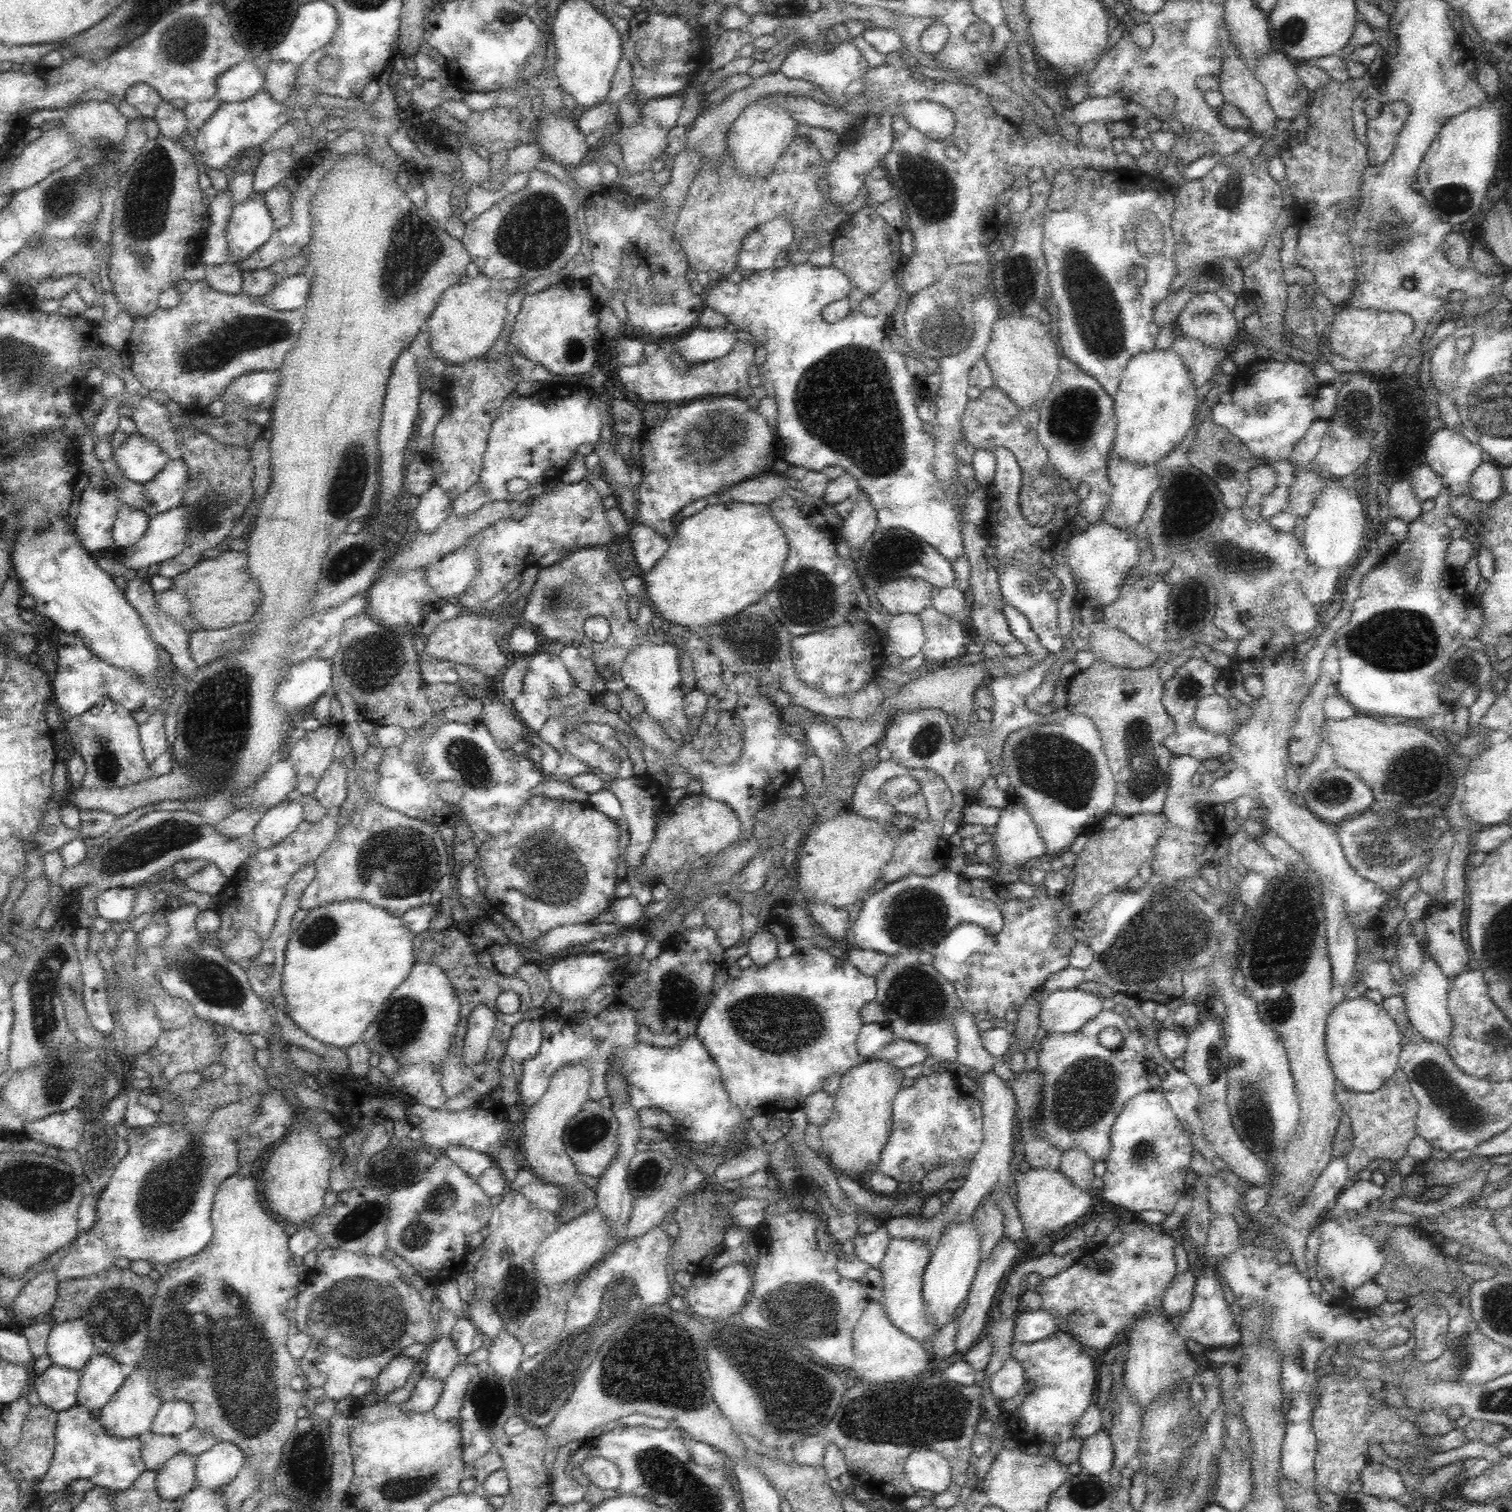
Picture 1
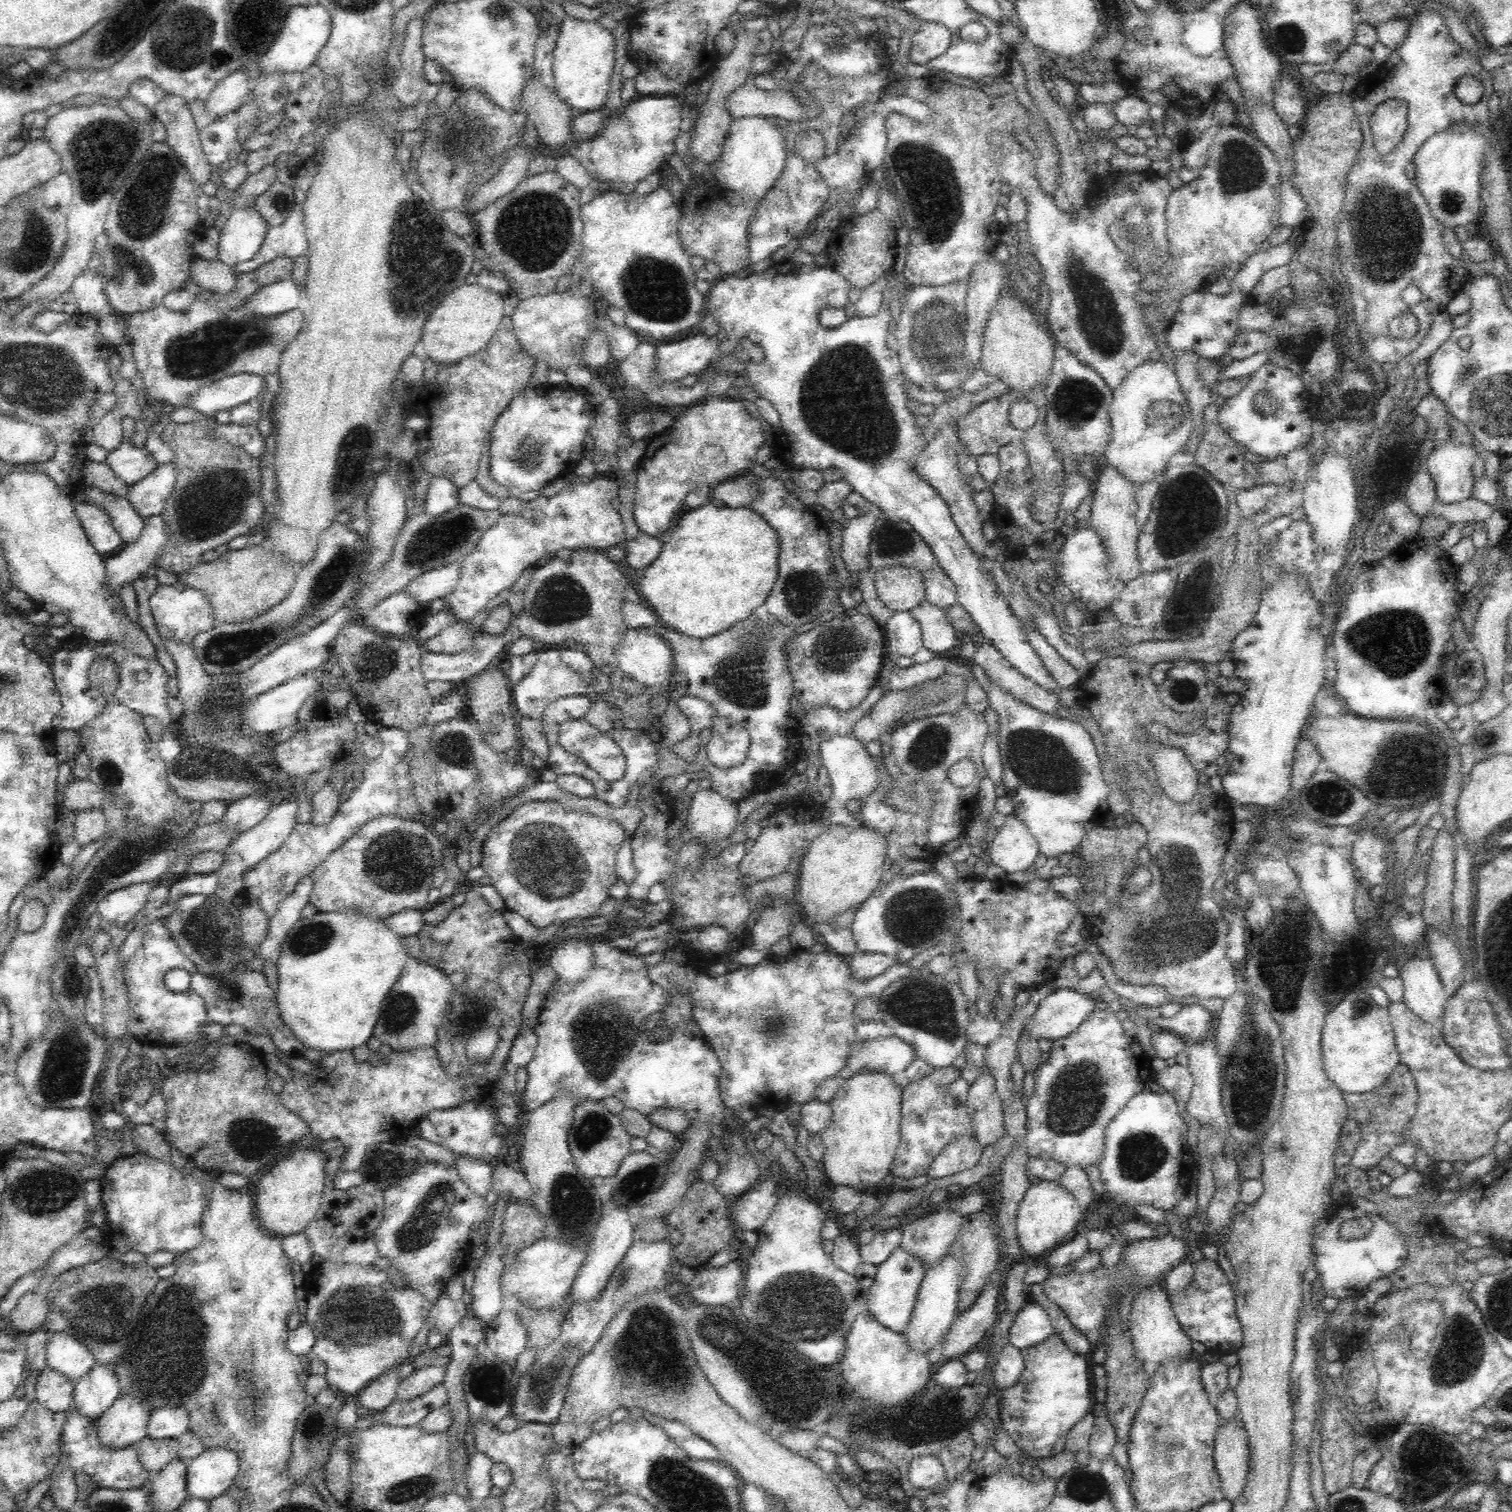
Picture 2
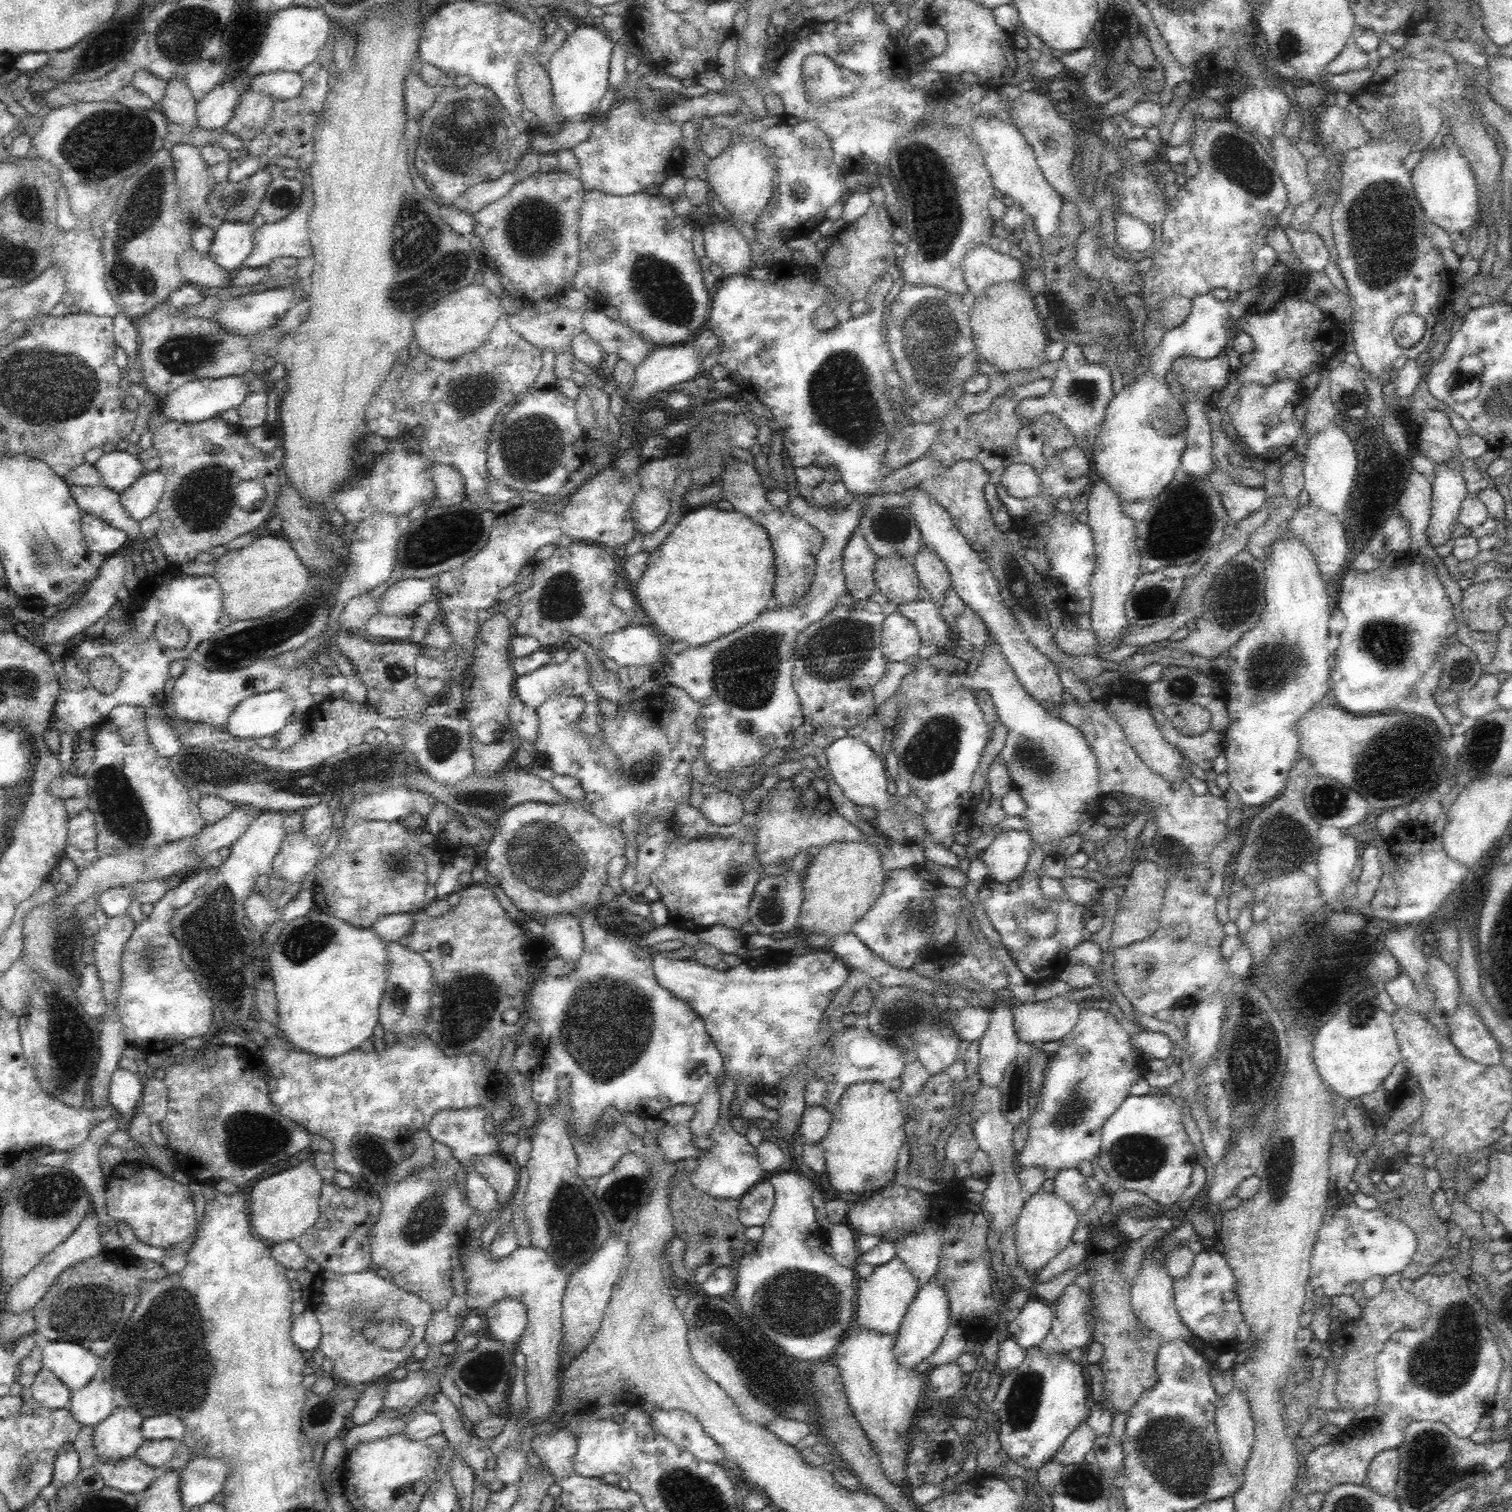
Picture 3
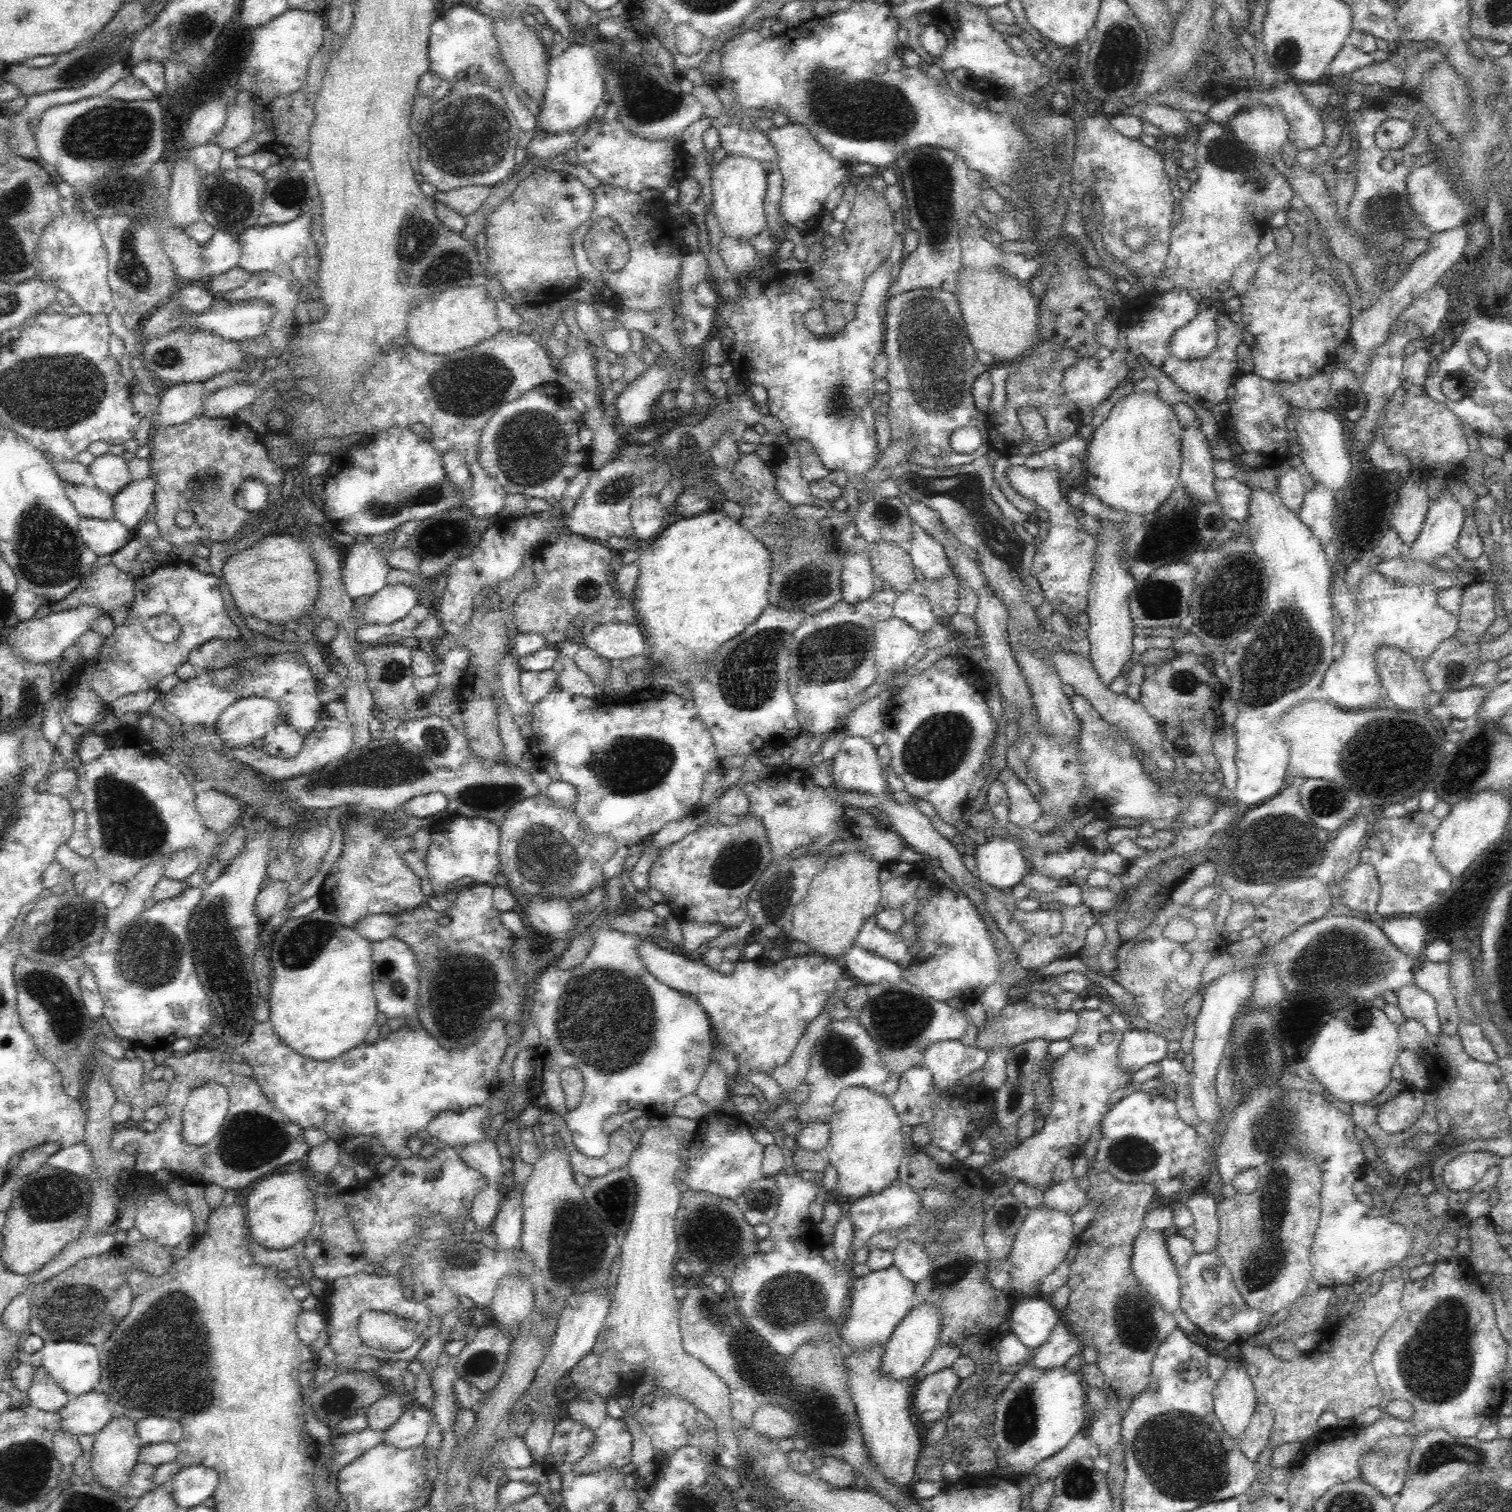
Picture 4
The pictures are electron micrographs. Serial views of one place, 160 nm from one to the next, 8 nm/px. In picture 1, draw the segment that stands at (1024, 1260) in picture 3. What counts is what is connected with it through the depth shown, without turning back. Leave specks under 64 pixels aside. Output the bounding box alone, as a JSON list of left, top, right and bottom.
[1012,1168,1092,1243]

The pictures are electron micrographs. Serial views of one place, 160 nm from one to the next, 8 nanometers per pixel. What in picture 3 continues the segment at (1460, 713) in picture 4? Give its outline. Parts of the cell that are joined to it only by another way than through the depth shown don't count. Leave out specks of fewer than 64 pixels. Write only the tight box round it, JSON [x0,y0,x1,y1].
[1455,673,1501,720]

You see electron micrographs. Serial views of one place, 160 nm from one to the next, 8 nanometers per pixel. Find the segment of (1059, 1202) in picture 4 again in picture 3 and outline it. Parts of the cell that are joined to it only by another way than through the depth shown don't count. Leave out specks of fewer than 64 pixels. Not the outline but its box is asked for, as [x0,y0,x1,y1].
[1053,1167,1095,1216]

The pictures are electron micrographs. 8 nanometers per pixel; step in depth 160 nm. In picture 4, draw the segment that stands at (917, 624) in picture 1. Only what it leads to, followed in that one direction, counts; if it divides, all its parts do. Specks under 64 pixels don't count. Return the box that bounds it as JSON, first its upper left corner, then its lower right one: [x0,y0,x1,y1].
[874,617,923,674]

